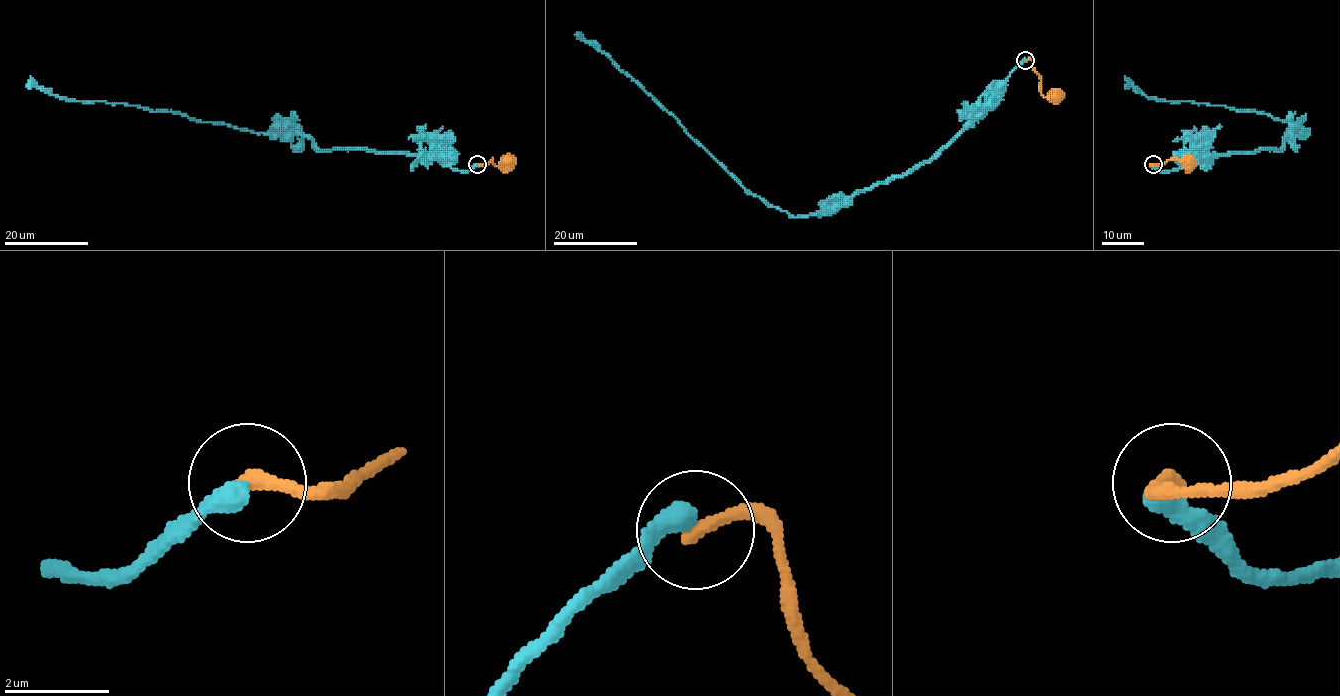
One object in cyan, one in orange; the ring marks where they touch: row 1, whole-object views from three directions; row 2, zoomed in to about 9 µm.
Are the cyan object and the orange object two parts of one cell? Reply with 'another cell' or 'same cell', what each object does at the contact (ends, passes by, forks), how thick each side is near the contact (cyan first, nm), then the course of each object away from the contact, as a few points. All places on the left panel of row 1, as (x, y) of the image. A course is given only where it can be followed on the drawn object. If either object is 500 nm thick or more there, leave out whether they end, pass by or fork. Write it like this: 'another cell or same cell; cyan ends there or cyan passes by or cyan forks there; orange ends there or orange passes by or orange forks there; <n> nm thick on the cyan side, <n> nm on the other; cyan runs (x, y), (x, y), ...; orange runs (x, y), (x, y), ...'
another cell; cyan ends there; orange ends there; 400 nm thick on the cyan side, 300 nm on the other; cyan runs (477, 164), (461, 172), (430, 153), (319, 150), (294, 133), (242, 131), (136, 105), (67, 100), (31, 76); orange runs (477, 164), (492, 159), (496, 165), (507, 165)

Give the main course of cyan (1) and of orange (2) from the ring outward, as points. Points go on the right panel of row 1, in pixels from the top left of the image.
1: (1152, 164), (1166, 172), (1204, 153), (1281, 150), (1285, 136), (1309, 131), (1264, 113), (1157, 100), (1124, 76)
2: (1152, 164), (1179, 159), (1189, 165), (1185, 165)

